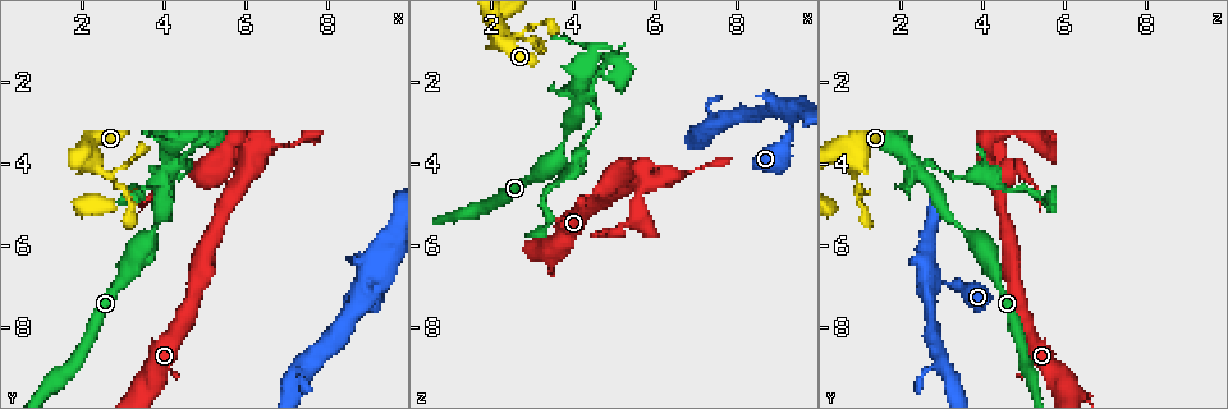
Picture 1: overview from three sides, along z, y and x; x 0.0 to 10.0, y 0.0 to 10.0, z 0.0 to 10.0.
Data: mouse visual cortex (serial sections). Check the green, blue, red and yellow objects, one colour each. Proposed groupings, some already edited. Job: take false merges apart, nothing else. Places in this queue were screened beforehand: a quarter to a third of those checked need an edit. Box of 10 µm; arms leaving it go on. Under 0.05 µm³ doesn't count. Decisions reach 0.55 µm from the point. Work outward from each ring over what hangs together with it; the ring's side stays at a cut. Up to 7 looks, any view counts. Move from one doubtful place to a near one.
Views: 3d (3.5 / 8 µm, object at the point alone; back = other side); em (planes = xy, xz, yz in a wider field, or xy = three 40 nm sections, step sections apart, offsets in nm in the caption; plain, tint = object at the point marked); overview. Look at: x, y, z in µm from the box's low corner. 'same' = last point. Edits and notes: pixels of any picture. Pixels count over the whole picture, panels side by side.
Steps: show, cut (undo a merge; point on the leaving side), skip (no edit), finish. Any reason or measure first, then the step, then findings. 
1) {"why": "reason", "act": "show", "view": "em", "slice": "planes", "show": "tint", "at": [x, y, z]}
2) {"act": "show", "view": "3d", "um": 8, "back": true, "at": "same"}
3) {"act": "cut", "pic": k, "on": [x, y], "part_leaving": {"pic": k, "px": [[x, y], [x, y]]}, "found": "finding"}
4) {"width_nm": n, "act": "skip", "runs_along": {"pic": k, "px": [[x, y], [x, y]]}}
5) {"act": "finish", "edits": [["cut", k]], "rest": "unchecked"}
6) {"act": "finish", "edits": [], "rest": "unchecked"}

{"why": "a narrow waist", "act": "show", "view": "3d", "um": 8, "at": [5.95, 3.55, 4.35]}

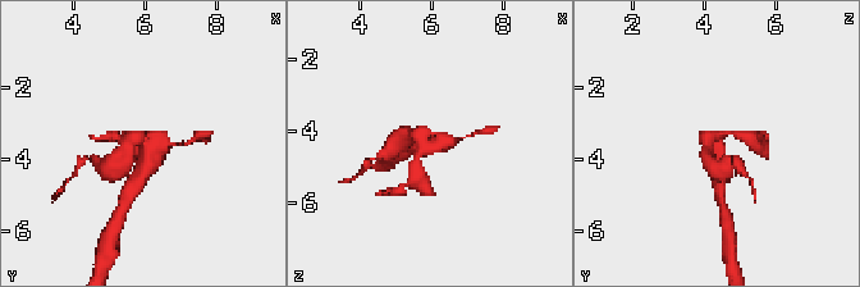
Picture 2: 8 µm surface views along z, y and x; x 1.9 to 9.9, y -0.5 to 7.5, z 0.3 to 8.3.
{"act": "show", "view": "3d", "um": 3.5, "at": "same"}

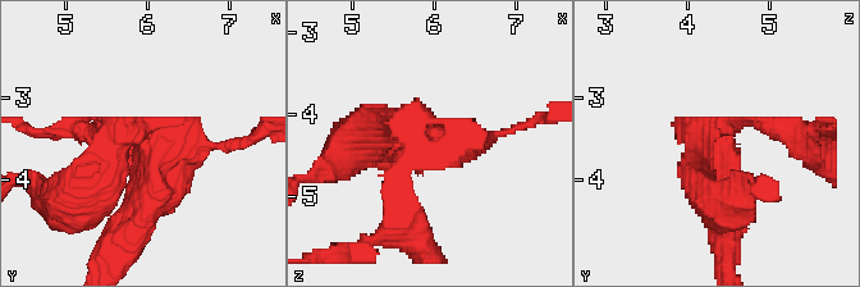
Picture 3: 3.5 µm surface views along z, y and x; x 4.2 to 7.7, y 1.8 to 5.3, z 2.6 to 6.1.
{"act": "show", "view": "em", "slice": "planes", "show": "tint", "at": [5.90, 3.45, 4.40]}

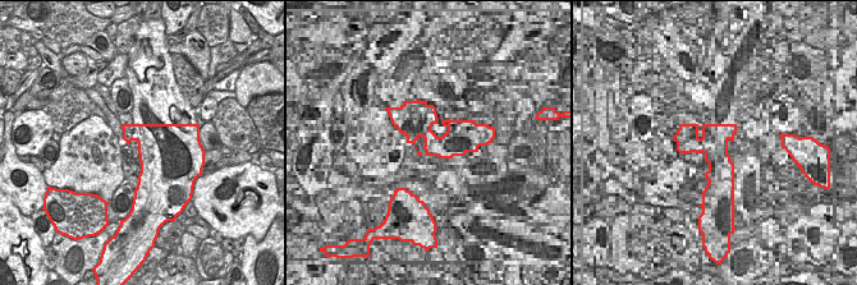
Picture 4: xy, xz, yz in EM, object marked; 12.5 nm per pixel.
{"width_nm": 600, "act": "skip", "runs_along": {"pic": 3, "px": [[137, 221], [90, 185]]}, "found": "continuous, no second cell"}

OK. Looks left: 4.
{"why": "thin arm on a thick one", "act": "show", "view": "3d", "um": 3.5, "at": [4.20, 4.10, 2.40]}

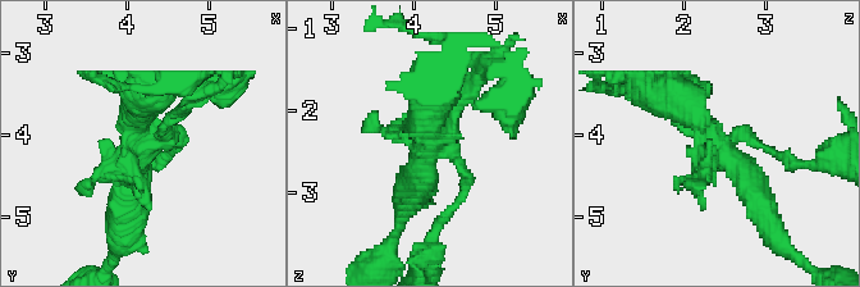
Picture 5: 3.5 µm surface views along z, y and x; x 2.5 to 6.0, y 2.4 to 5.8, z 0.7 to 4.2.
{"why": "shape alone is not enough", "act": "show", "view": "em", "slice": "xy", "step": 2, "show": "tint", "at": [4.20, 4.05, 2.40]}

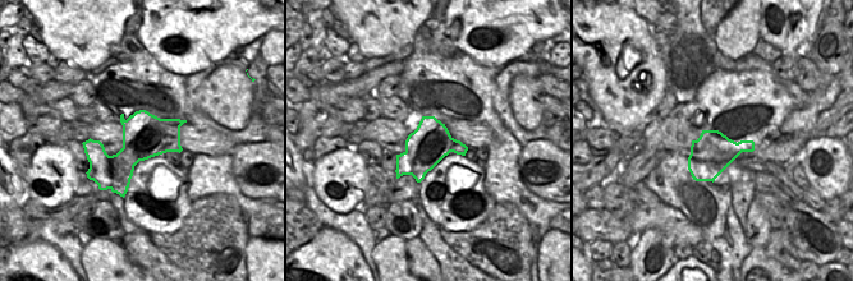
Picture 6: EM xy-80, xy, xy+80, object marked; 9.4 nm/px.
{"act": "show", "view": "em", "slice": "planes", "show": "tint", "at": "same"}

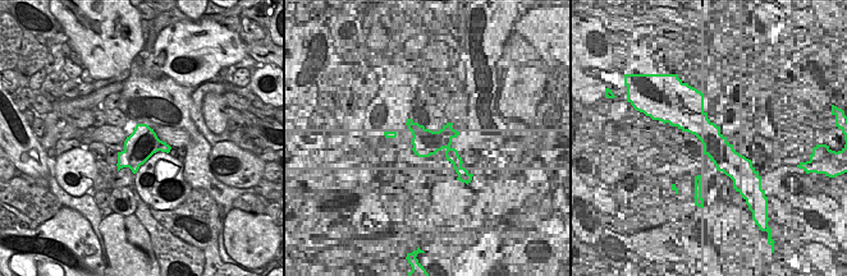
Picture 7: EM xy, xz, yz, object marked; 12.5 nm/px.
{"act": "cut", "pic": 5, "on": [225, 99], "part_leaving": {"pic": 5, "px": [[449, 147], [465, 194], [430, 246]]}, "found": "two cells meet here"}

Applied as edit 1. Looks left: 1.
{"act": "finish", "edits": [["cut", 5]], "rest": "unchecked"}

